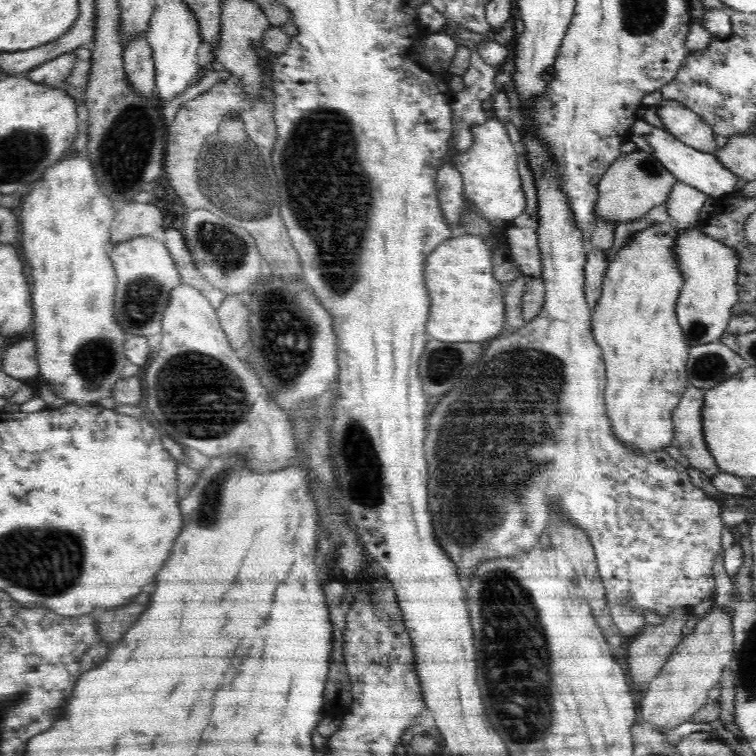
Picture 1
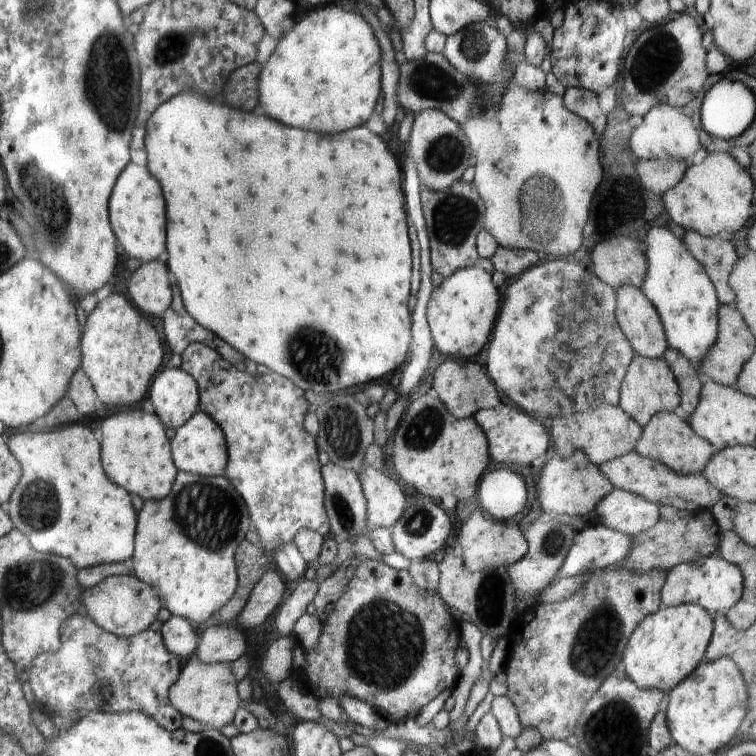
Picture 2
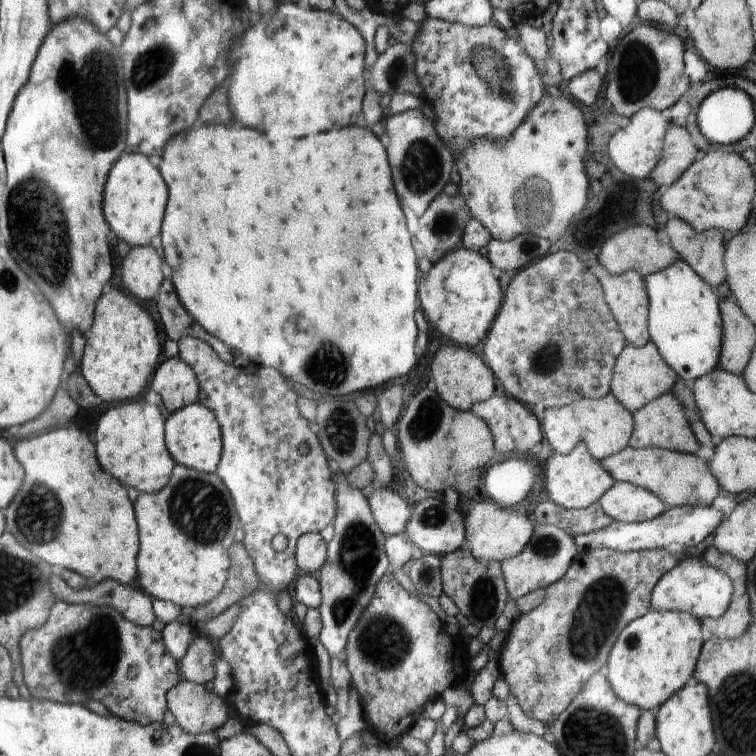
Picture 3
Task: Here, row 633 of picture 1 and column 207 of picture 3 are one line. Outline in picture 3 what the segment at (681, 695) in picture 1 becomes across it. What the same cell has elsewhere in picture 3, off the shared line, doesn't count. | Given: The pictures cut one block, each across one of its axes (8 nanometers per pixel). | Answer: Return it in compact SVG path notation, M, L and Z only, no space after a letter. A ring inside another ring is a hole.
M184 679L166 692L166 698L176 724L192 734L214 733L232 715L227 697Z

